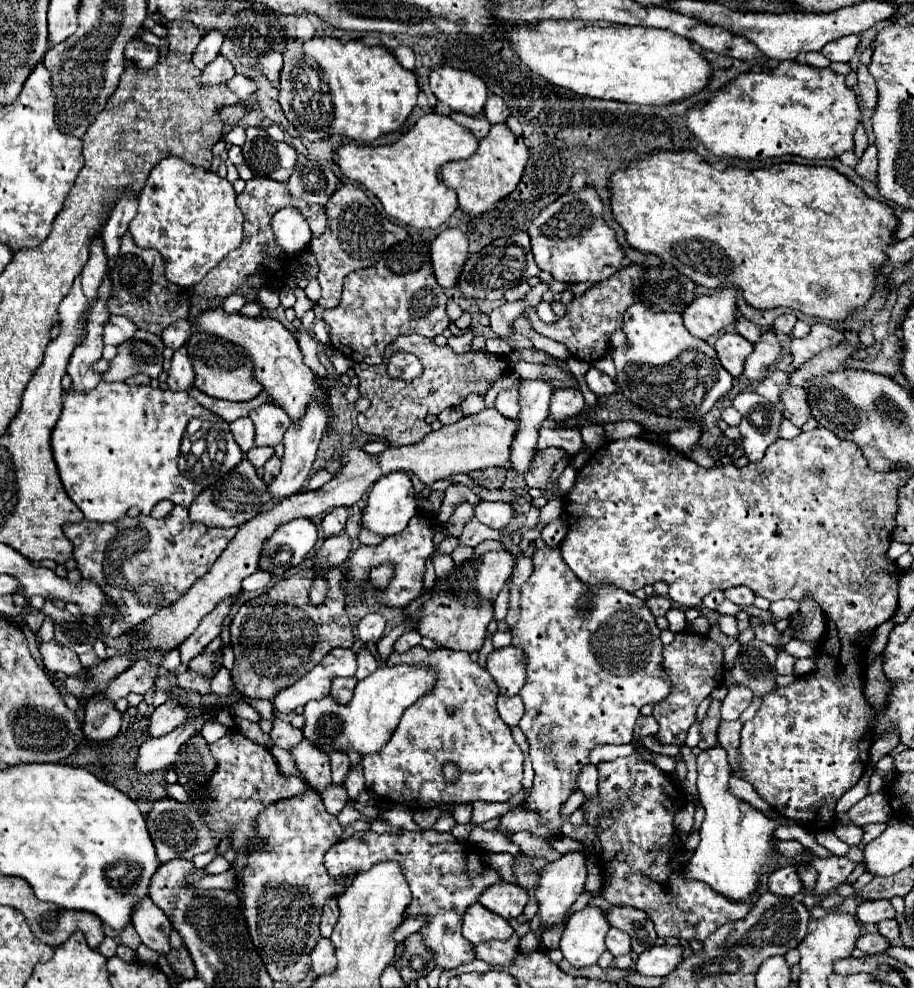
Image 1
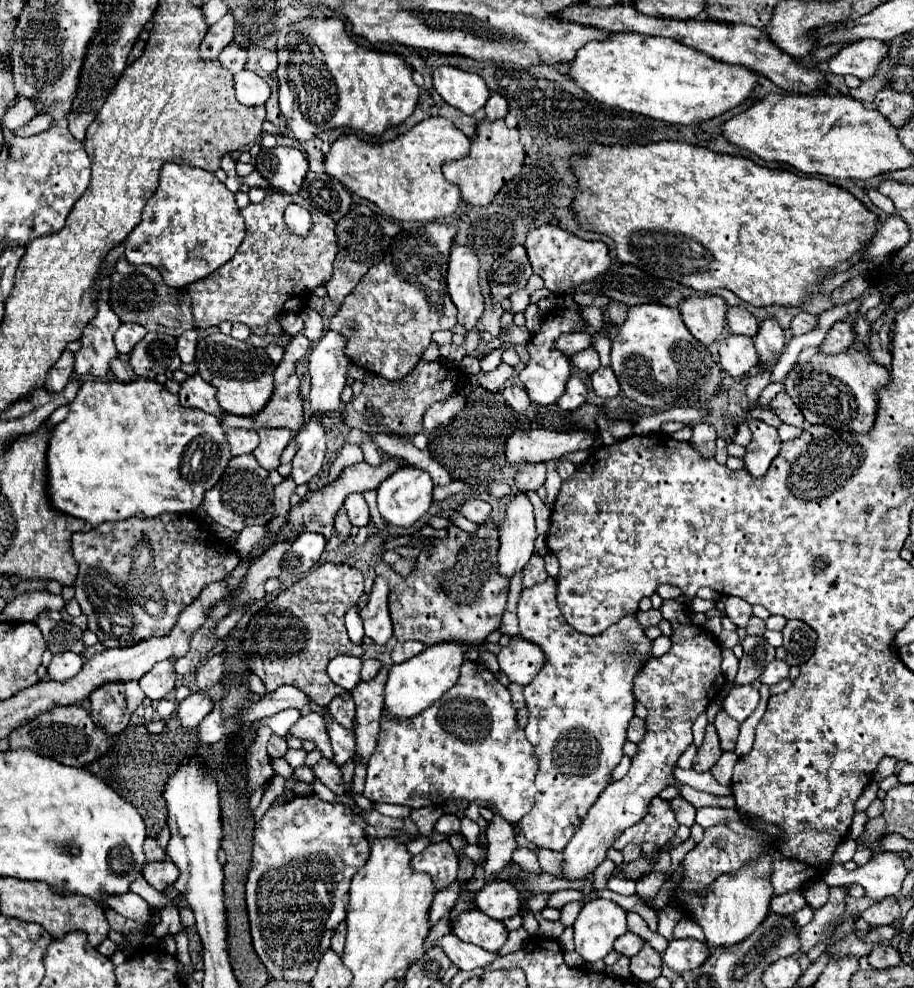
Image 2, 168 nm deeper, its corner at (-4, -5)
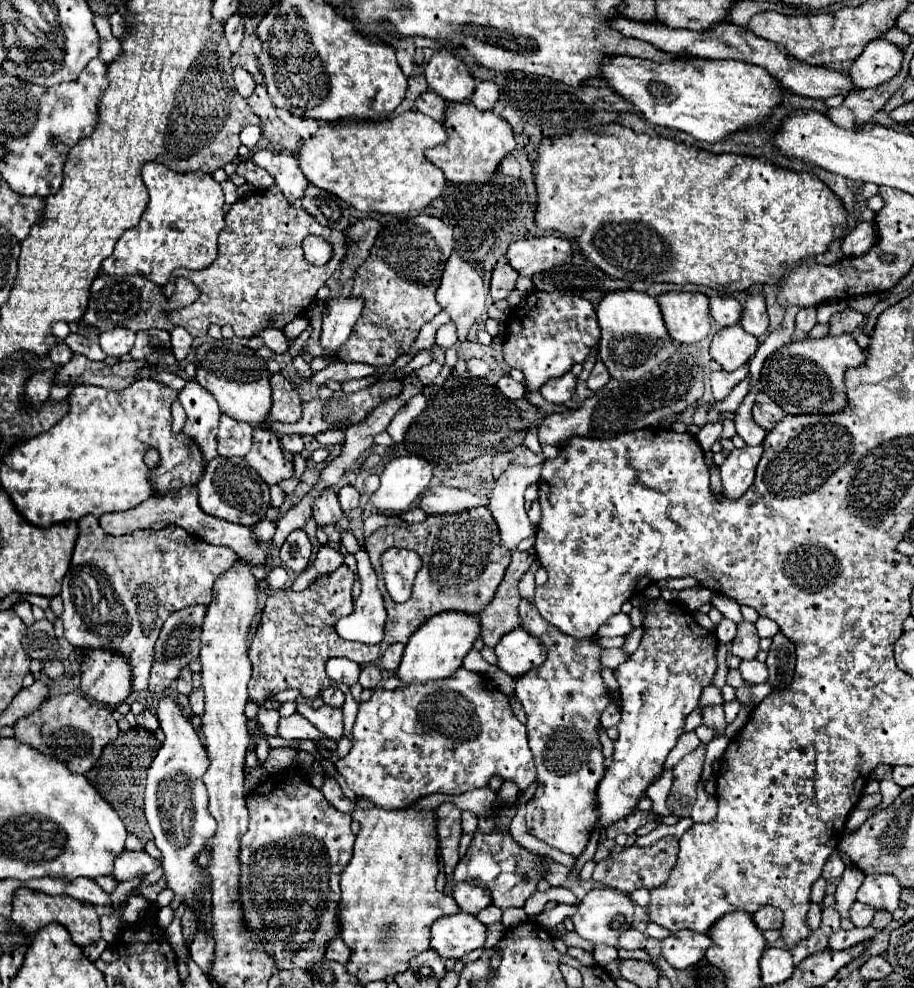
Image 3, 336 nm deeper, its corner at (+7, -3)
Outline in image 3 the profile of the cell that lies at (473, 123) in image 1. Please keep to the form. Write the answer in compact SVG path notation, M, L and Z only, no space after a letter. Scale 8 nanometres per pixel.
M424 92L416 100L416 108L418 108L418 112L434 118L436 122L444 122L444 118L446 118L446 102L440 96L436 96L434 92Z

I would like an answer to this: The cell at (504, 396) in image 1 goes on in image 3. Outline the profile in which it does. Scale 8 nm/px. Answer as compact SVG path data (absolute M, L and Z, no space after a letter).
M508 374L498 380L498 390L500 390L506 398L510 398L510 400L520 400L520 398L526 394L524 384L512 380Z

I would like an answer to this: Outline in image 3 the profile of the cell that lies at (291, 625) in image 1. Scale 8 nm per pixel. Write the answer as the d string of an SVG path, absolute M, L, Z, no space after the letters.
M342 564L338 570L318 576L318 580L314 580L302 592L294 592L292 588L288 588L268 596L266 606L262 610L260 626L256 628L248 648L248 656L252 662L252 678L248 682L250 700L264 704L270 694L282 690L298 690L304 698L316 698L328 686L338 686L344 692L344 686L334 684L324 672L324 664L328 658L344 656L352 658L360 666L372 664L380 658L378 646L344 640L332 630L338 618L354 610L350 596L352 584L352 570Z

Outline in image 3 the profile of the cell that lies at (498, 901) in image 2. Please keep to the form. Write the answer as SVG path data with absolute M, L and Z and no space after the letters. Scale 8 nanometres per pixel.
M462 882L456 886L454 900L460 906L460 910L464 910L468 914L478 914L480 910L484 910L492 904L488 890L484 890L482 886L472 886L468 882Z

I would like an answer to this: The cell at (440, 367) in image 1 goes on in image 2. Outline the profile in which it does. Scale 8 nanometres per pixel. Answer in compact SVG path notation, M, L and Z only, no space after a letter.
M419 360L417 368L411 370L405 378L397 382L389 382L385 378L379 378L375 374L367 374L367 380L363 384L363 390L359 396L353 396L341 410L341 418L349 428L363 430L367 434L375 432L391 432L405 438L413 438L423 430L423 414L425 410L449 396L455 394L457 382L461 378L459 370L447 368L441 362L425 362Z

